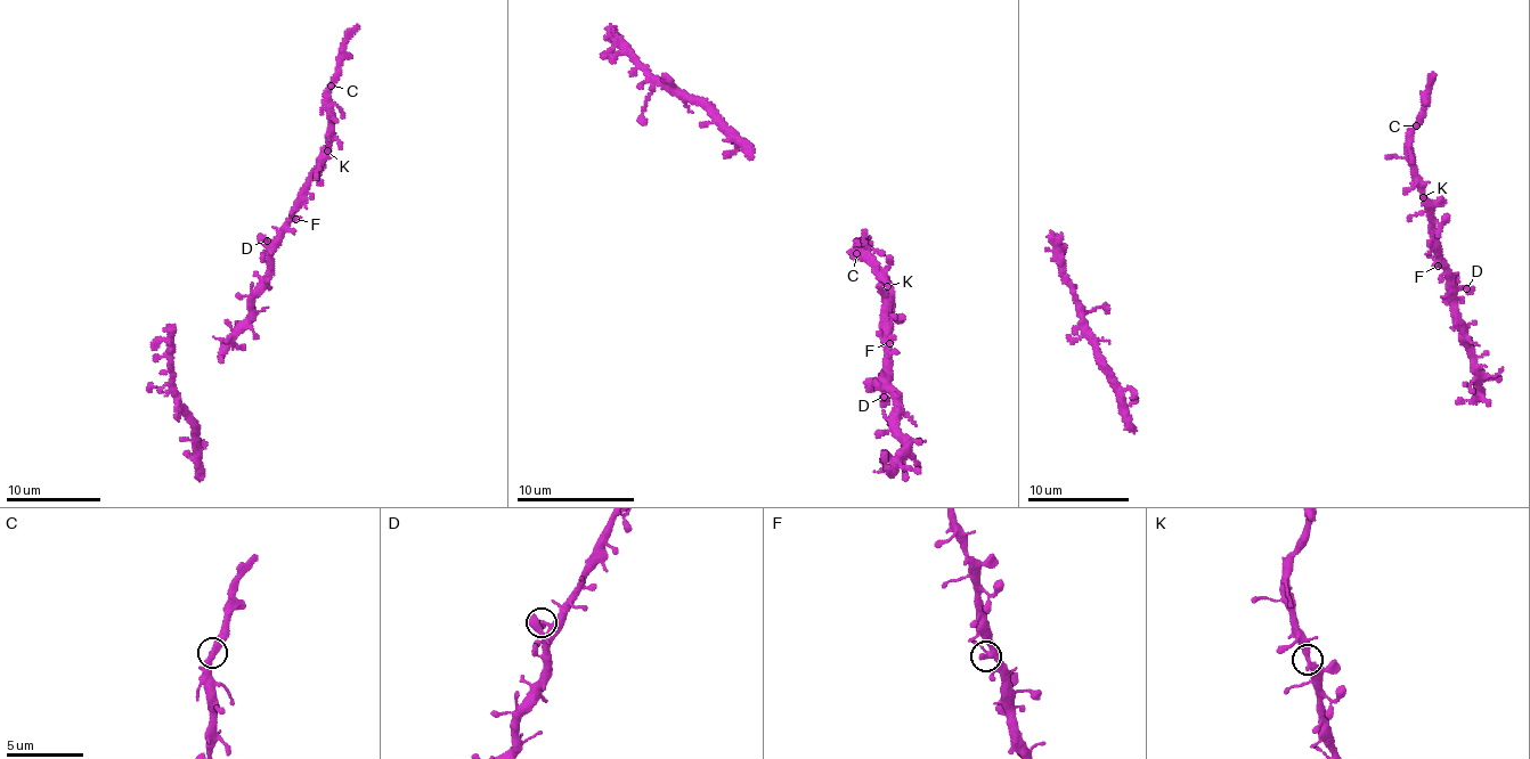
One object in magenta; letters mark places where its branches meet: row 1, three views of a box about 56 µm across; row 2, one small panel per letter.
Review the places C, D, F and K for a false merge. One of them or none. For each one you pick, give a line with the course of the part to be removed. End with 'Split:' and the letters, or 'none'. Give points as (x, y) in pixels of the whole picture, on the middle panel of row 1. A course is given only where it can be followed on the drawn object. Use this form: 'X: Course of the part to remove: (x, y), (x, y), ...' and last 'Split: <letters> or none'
Split: none

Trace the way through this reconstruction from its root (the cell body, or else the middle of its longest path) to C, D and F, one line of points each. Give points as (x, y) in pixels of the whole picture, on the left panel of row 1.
C: (220, 360), (227, 342), (250, 321), (251, 293), (269, 269), (274, 241), (317, 157), (327, 151), (330, 84)
D: (220, 360), (218, 358), (227, 342), (250, 321), (251, 293), (260, 285), (268, 266), (270, 243), (267, 241)
F: (220, 360), (218, 358), (227, 342), (250, 321), (251, 293), (266, 275), (271, 241), (277, 230), (295, 219)

